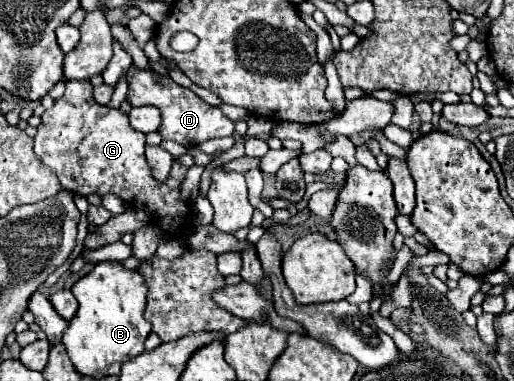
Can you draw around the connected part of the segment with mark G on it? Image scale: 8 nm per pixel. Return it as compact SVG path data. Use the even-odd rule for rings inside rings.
M88 80L66 82L64 96L42 114L42 124L34 136L34 152L40 156L42 164L58 174L58 180L66 190L80 196L114 194L132 208L150 214L154 218L152 222L158 224L164 218L190 218L192 206L180 198L188 168L182 166L180 160L174 160L168 178L158 182L144 156L146 136L130 128L128 116L122 110L94 104L92 88L94 86Z

